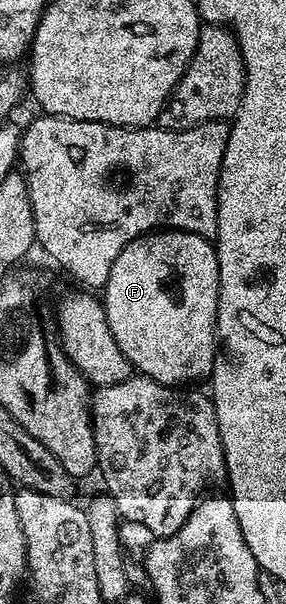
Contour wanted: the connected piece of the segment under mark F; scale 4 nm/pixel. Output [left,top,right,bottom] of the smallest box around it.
[101,228,219,388]

